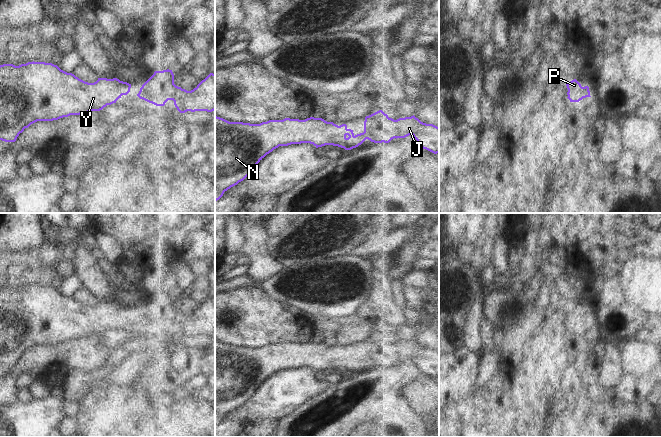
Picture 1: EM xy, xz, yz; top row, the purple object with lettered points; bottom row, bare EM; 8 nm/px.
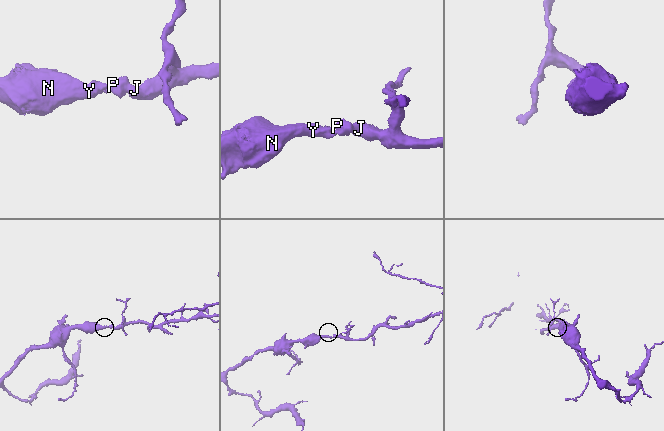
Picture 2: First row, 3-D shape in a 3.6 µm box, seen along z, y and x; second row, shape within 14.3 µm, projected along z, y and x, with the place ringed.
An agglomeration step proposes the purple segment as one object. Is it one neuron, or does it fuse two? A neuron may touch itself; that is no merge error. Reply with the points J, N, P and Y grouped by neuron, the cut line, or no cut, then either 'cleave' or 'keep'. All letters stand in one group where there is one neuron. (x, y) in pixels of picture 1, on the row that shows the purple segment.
J N P Y; no cut; keep

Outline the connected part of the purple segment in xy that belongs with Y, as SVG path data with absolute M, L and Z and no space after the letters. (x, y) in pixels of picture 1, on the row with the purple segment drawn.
M28 62L15 66L0 65L0 140L15 142L20 133L37 121L53 121L70 115L100 111L116 103L122 95L130 92L131 84L117 78L98 78L94 83L85 82L72 73L61 70L57 65L45 62Z

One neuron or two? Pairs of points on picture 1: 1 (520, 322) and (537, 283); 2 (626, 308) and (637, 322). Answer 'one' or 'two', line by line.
1: one
2: one

